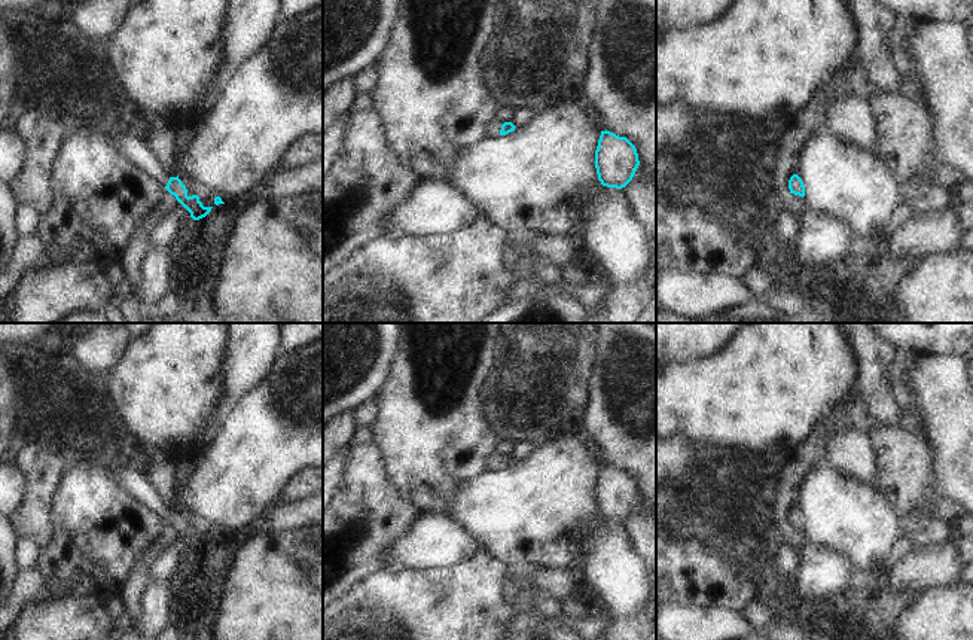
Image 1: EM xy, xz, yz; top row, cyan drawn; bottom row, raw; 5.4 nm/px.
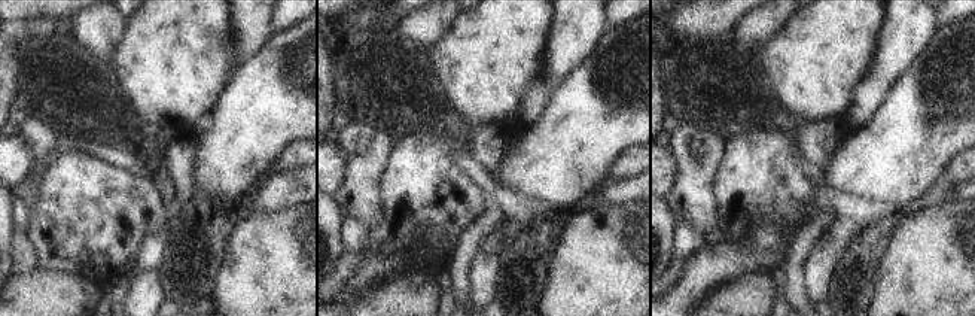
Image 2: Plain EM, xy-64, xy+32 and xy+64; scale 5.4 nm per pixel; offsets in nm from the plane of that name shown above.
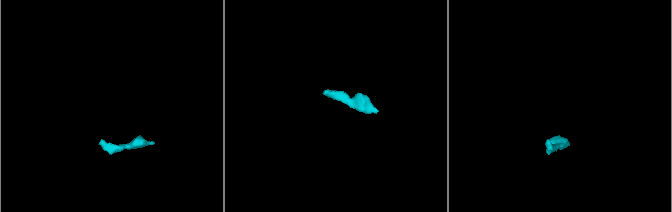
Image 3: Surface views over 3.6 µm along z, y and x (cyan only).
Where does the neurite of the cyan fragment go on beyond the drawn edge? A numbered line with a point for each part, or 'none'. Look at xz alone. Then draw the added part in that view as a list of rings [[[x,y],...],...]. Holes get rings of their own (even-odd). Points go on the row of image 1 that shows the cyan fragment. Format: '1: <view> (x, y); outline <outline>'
1: xz (493, 128); outline [[[495,119],[489,121],[486,124],[486,128],[485,128],[486,137],[497,137],[497,135],[500,135],[501,125],[503,124],[495,121]]]

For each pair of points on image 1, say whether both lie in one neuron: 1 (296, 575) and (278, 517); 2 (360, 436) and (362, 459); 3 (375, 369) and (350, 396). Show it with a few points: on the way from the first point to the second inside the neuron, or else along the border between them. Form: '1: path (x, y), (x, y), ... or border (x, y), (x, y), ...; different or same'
1: border (307, 526), (280, 532), (268, 530); different
2: border (368, 439), (351, 444); different
3: path (369, 375), (354, 390); same

